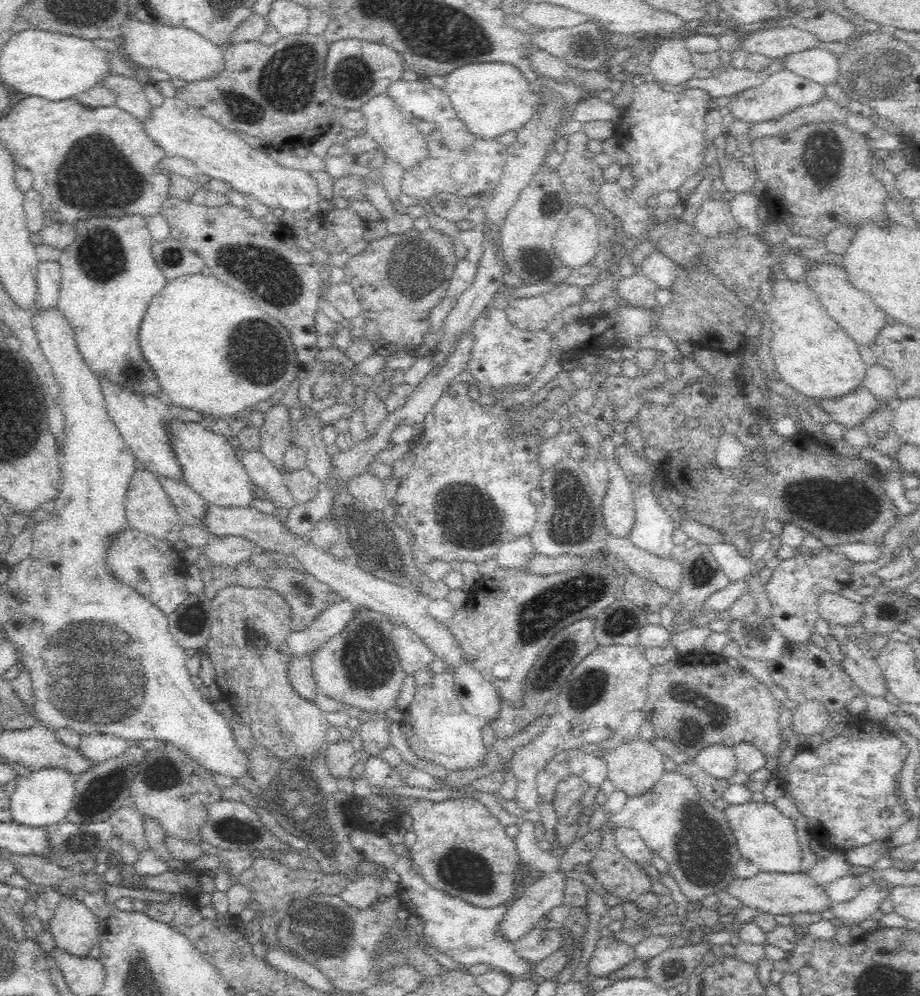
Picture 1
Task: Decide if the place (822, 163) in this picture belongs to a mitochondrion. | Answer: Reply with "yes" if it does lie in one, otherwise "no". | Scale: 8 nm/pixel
yes

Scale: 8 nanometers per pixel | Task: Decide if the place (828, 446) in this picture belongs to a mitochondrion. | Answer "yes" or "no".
no

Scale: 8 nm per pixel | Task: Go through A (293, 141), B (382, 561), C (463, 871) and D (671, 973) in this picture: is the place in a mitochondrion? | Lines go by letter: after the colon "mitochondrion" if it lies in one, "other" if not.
A: other
B: other
C: mitochondrion
D: other

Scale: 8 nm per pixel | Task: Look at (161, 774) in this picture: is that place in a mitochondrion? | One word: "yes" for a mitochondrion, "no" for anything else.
yes

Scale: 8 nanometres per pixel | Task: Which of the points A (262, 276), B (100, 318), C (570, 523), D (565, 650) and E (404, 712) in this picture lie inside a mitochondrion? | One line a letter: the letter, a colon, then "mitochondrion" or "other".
A: mitochondrion
B: other
C: mitochondrion
D: mitochondrion
E: other

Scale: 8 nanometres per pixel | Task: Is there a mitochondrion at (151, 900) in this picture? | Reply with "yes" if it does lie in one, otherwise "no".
no

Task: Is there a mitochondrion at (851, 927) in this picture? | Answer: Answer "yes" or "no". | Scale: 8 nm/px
no

